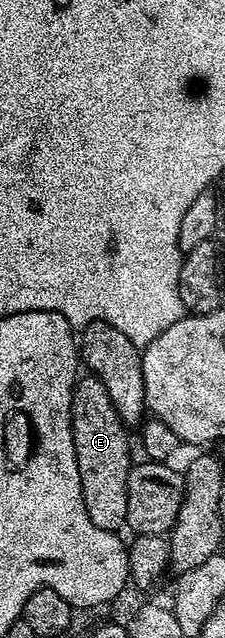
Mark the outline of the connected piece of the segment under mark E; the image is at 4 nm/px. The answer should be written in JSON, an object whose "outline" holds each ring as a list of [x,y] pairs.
{"outline":[[[83,375],[76,380],[71,400],[71,430],[77,455],[77,471],[81,471],[81,495],[85,499],[85,511],[89,519],[93,519],[97,527],[110,533],[122,530],[127,523],[127,480],[133,464],[131,445],[127,442],[129,429],[117,415],[109,399],[109,391],[105,391],[105,383],[101,383],[99,377]]]}

